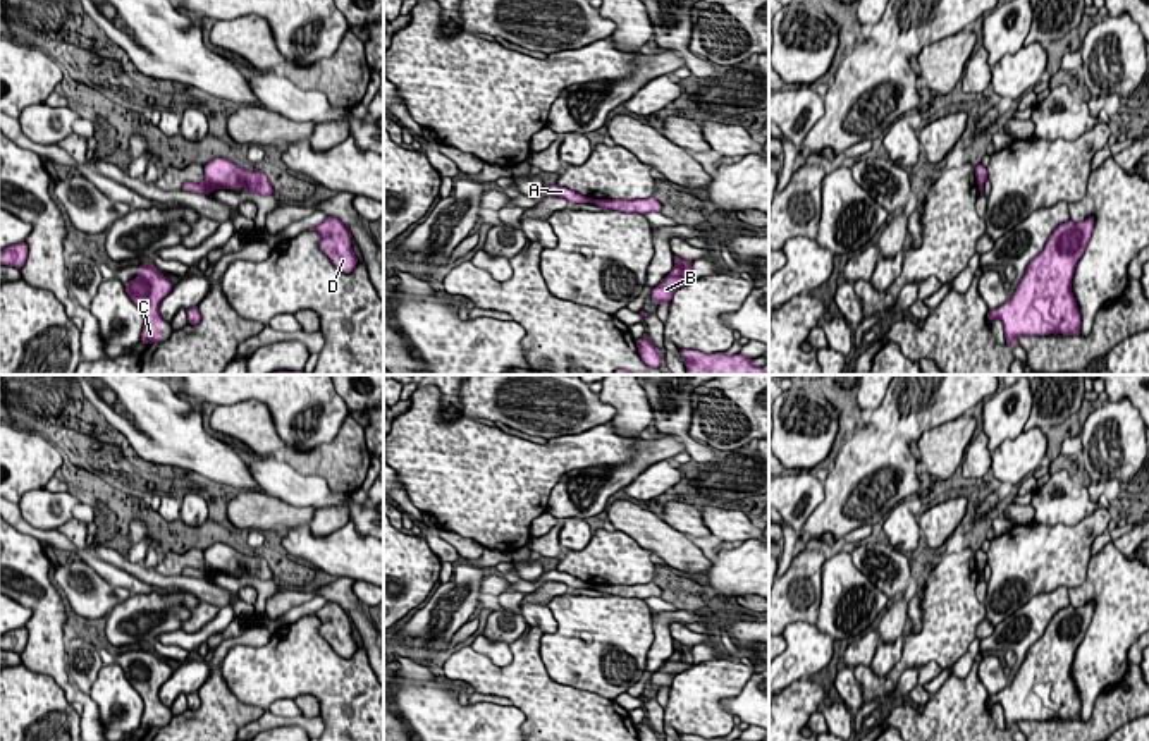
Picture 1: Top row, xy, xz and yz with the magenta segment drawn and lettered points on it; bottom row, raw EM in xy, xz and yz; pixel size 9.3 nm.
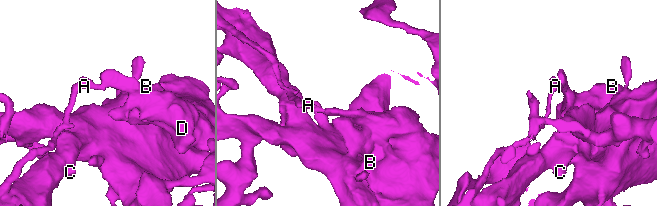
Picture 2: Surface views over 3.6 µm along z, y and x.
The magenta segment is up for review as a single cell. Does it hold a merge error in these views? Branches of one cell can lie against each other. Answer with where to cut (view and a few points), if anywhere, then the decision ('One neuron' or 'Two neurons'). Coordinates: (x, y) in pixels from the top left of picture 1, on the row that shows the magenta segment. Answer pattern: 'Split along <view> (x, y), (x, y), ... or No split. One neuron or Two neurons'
Split along xy (205, 183), (210, 189). Two neurons

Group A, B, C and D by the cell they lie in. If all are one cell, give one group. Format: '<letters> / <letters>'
A / B C D

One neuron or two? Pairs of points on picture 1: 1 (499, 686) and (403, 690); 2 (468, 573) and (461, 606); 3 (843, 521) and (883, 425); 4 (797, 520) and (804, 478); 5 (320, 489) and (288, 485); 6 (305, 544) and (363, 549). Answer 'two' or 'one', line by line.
1: two
2: one
3: one
4: one
5: one
6: one

